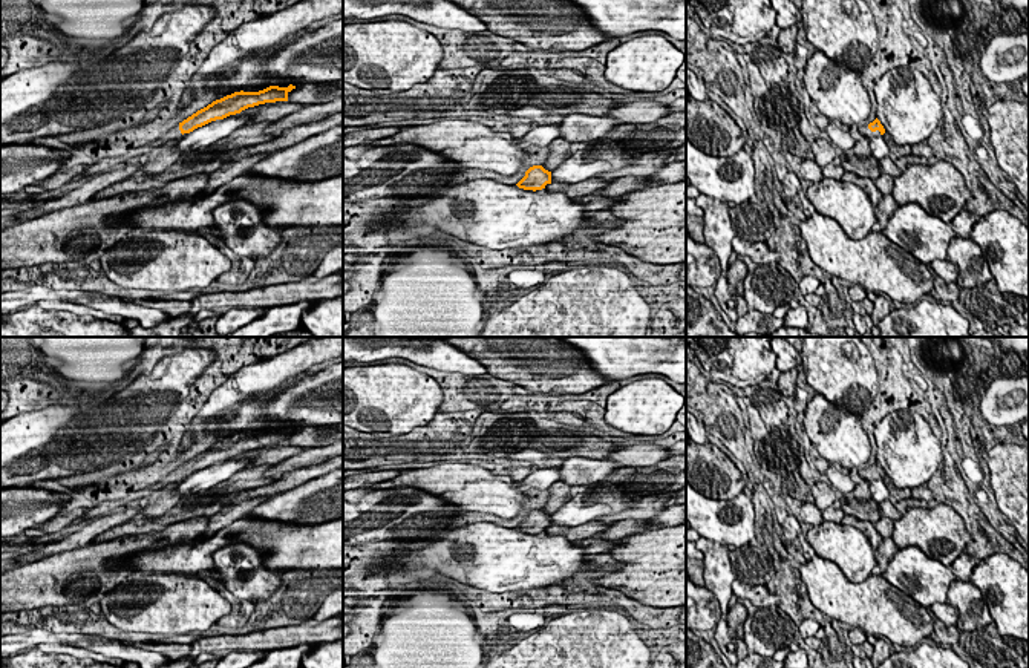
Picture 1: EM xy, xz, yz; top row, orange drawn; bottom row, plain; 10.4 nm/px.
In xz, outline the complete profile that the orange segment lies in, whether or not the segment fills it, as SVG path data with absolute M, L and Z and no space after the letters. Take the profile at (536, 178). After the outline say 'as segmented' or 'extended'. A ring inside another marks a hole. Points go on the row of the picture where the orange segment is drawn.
M533 165L525 172L525 176L516 184L524 190L542 190L547 184L551 184L551 172L542 165Z; as segmented

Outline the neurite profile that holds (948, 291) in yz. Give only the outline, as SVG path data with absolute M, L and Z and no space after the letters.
M939 276L934 277L934 288L929 294L939 294L940 302L954 302L960 294L960 287L956 282L945 282Z

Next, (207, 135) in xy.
M230 115L224 120L211 121L176 139L176 147L184 152L194 152L213 146L216 141L230 136L236 129L250 121L243 115Z

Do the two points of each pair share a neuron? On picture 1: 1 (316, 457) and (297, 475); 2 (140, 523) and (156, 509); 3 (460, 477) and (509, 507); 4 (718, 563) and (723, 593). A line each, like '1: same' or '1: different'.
1: different
2: different
3: same
4: same

